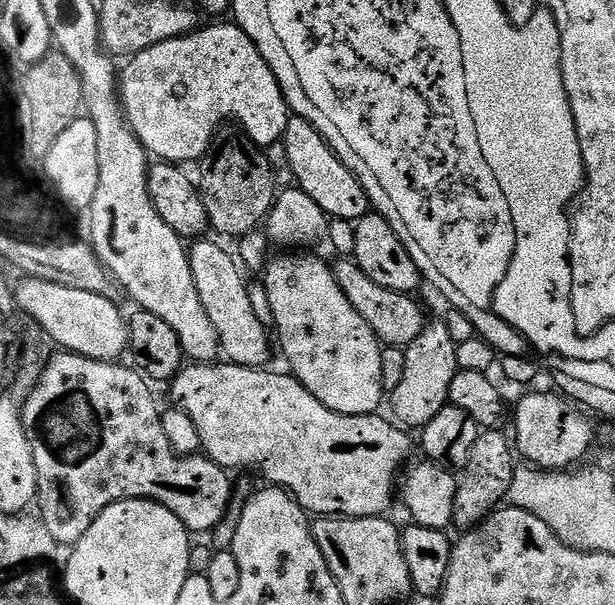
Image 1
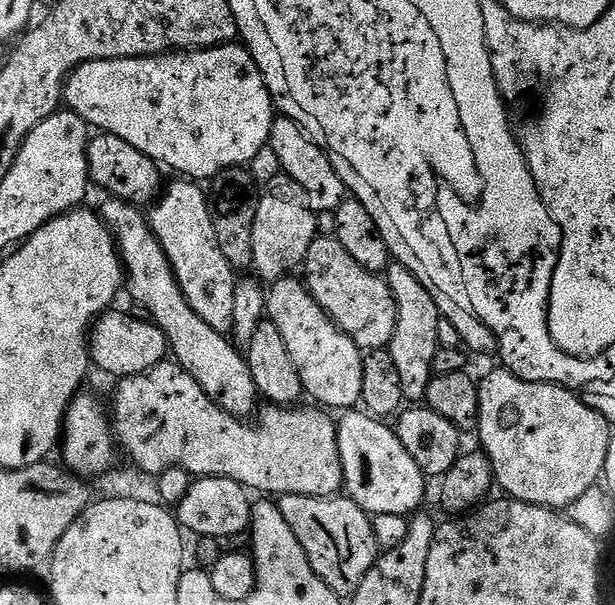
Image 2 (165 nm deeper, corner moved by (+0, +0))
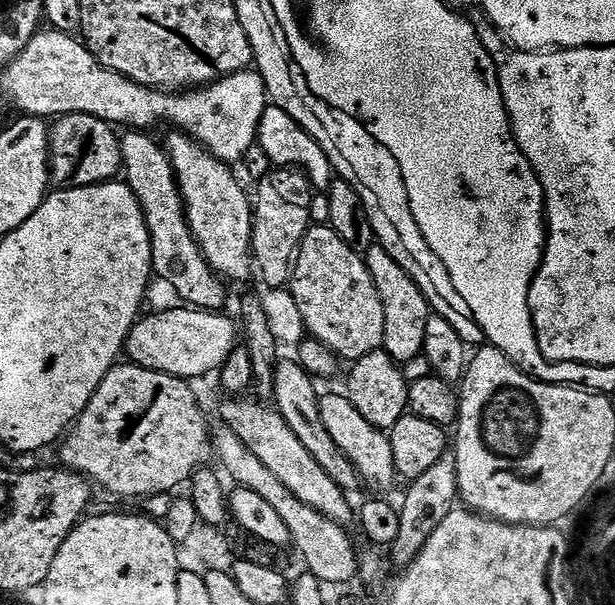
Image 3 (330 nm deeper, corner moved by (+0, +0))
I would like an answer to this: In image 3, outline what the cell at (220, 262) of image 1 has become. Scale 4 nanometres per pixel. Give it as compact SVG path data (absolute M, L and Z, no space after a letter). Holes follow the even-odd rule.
M128 130L120 136L122 150L123 179L128 188L138 198L144 211L144 221L150 234L152 270L181 296L185 305L203 308L205 312L223 309L228 292L225 281L217 276L208 265L198 242L193 238L184 213L184 199L176 181L176 171L172 169L172 159L168 157L165 145L160 144L144 130Z

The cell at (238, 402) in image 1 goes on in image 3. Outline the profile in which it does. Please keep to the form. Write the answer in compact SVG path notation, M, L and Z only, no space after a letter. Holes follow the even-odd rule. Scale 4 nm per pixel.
M131 362L117 363L116 367L111 368L106 374L106 378L102 378L102 386L98 386L94 398L90 398L86 410L67 433L63 441L63 444L65 443L64 450L60 454L61 458L64 459L64 462L62 462L63 467L83 474L93 485L98 486L98 484L101 484L106 491L113 492L116 496L137 496L137 498L143 498L150 495L162 494L163 492L172 492L176 490L179 484L187 485L191 481L192 475L196 473L197 468L209 463L210 457L214 452L210 420L204 417L204 412L200 409L200 404L196 401L196 396L192 393L192 388L193 385L189 381L180 380L176 376L139 368L137 364Z

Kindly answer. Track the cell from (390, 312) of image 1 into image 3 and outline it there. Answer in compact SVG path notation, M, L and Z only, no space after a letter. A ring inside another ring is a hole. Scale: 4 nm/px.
M309 227L300 242L299 251L291 267L292 300L300 311L301 322L308 327L307 335L311 339L322 342L322 346L329 348L341 361L355 362L366 354L383 349L386 314L382 306L382 298L378 298L374 278L370 278L365 257L350 246L346 246L346 242L338 238L338 234L332 227L323 227Z

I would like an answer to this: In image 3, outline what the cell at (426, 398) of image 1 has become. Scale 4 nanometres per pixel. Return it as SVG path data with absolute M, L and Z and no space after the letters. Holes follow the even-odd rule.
M374 246L366 254L366 263L370 270L370 278L374 278L374 286L378 290L378 298L382 298L382 306L386 314L386 330L384 331L383 351L390 354L397 364L403 366L410 358L418 358L424 351L426 342L426 322L430 315L428 298L418 290L414 278L386 254L386 250Z

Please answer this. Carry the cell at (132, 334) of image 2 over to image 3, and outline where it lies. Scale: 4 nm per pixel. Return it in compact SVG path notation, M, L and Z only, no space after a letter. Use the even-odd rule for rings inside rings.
M179 307L156 312L153 316L141 315L126 341L127 359L139 368L170 374L189 382L196 382L199 376L207 372L219 373L226 358L230 358L238 346L237 321L232 321L228 316L220 316L224 314L219 311L205 312L203 308Z

